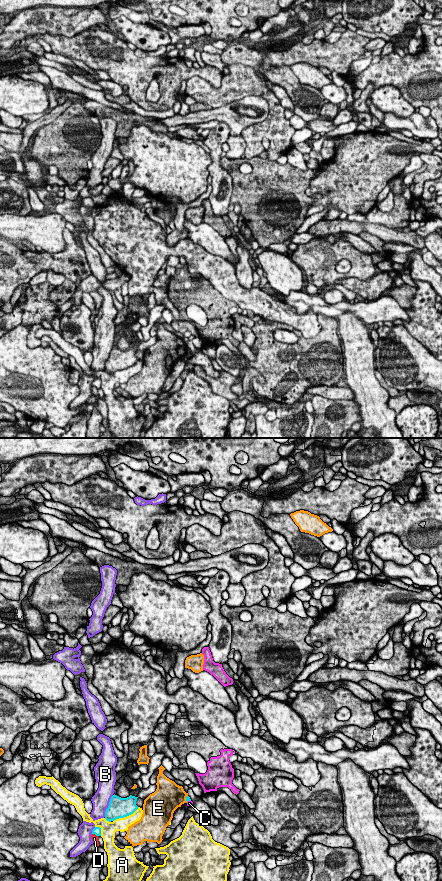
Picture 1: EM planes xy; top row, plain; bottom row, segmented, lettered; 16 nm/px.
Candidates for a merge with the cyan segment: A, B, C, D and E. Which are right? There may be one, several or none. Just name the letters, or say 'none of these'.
none of these

